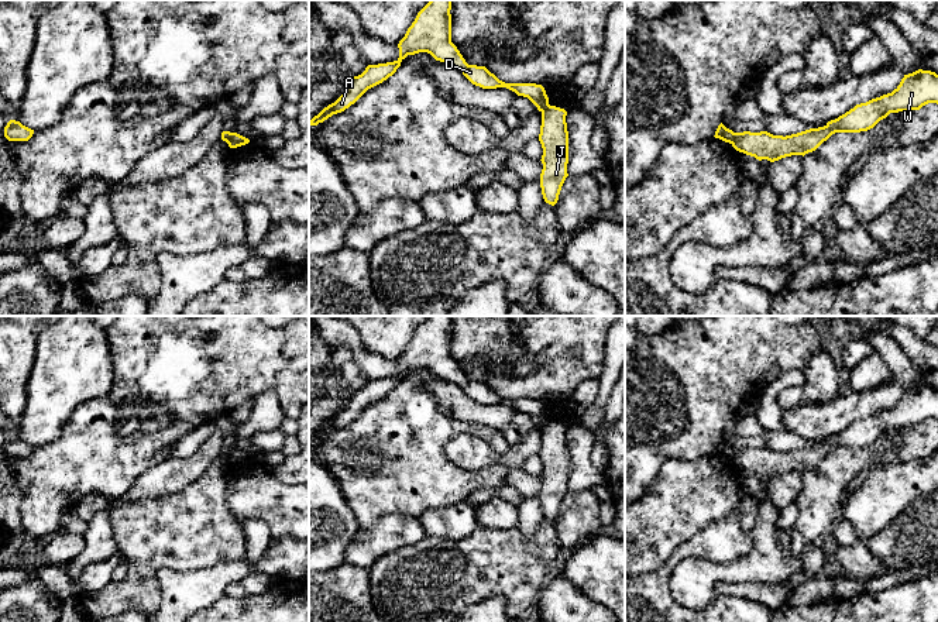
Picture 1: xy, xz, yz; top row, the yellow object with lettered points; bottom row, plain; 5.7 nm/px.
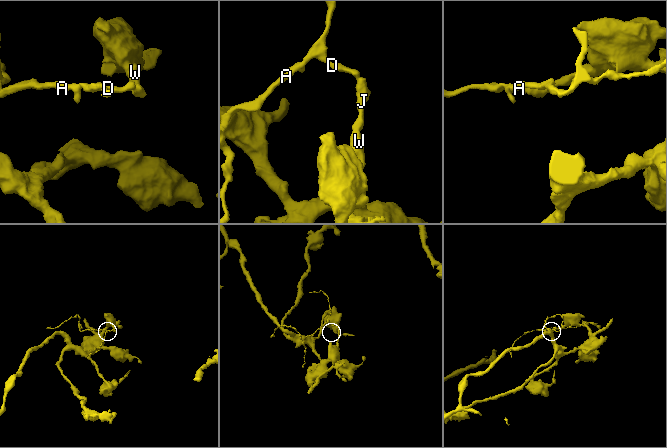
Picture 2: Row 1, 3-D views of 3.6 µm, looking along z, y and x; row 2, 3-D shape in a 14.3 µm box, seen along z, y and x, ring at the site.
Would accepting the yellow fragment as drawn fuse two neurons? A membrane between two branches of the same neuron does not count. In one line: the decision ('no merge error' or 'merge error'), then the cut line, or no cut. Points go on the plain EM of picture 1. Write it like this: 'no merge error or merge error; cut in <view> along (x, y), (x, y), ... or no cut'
merge error; cut in yz along (735, 449), (731, 459)

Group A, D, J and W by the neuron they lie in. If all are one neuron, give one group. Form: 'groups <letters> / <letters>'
groups A D / J W

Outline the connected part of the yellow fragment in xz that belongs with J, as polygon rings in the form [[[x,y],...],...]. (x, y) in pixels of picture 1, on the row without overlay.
[[[549,422],[542,427],[539,457],[543,464],[540,504],[546,519],[554,522],[568,492],[568,447],[564,425]]]

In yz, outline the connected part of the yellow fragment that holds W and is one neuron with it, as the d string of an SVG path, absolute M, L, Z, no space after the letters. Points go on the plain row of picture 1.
M918 385L904 391L891 409L856 420L845 430L828 437L824 443L810 444L786 453L773 451L767 447L735 449L732 463L759 477L774 478L791 471L804 472L815 467L835 449L867 447L890 429L920 426L928 419L938 420L938 391Z

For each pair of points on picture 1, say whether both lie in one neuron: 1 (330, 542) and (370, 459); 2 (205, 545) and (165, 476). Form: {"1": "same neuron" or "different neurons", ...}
{"1": "different neurons", "2": "different neurons"}

